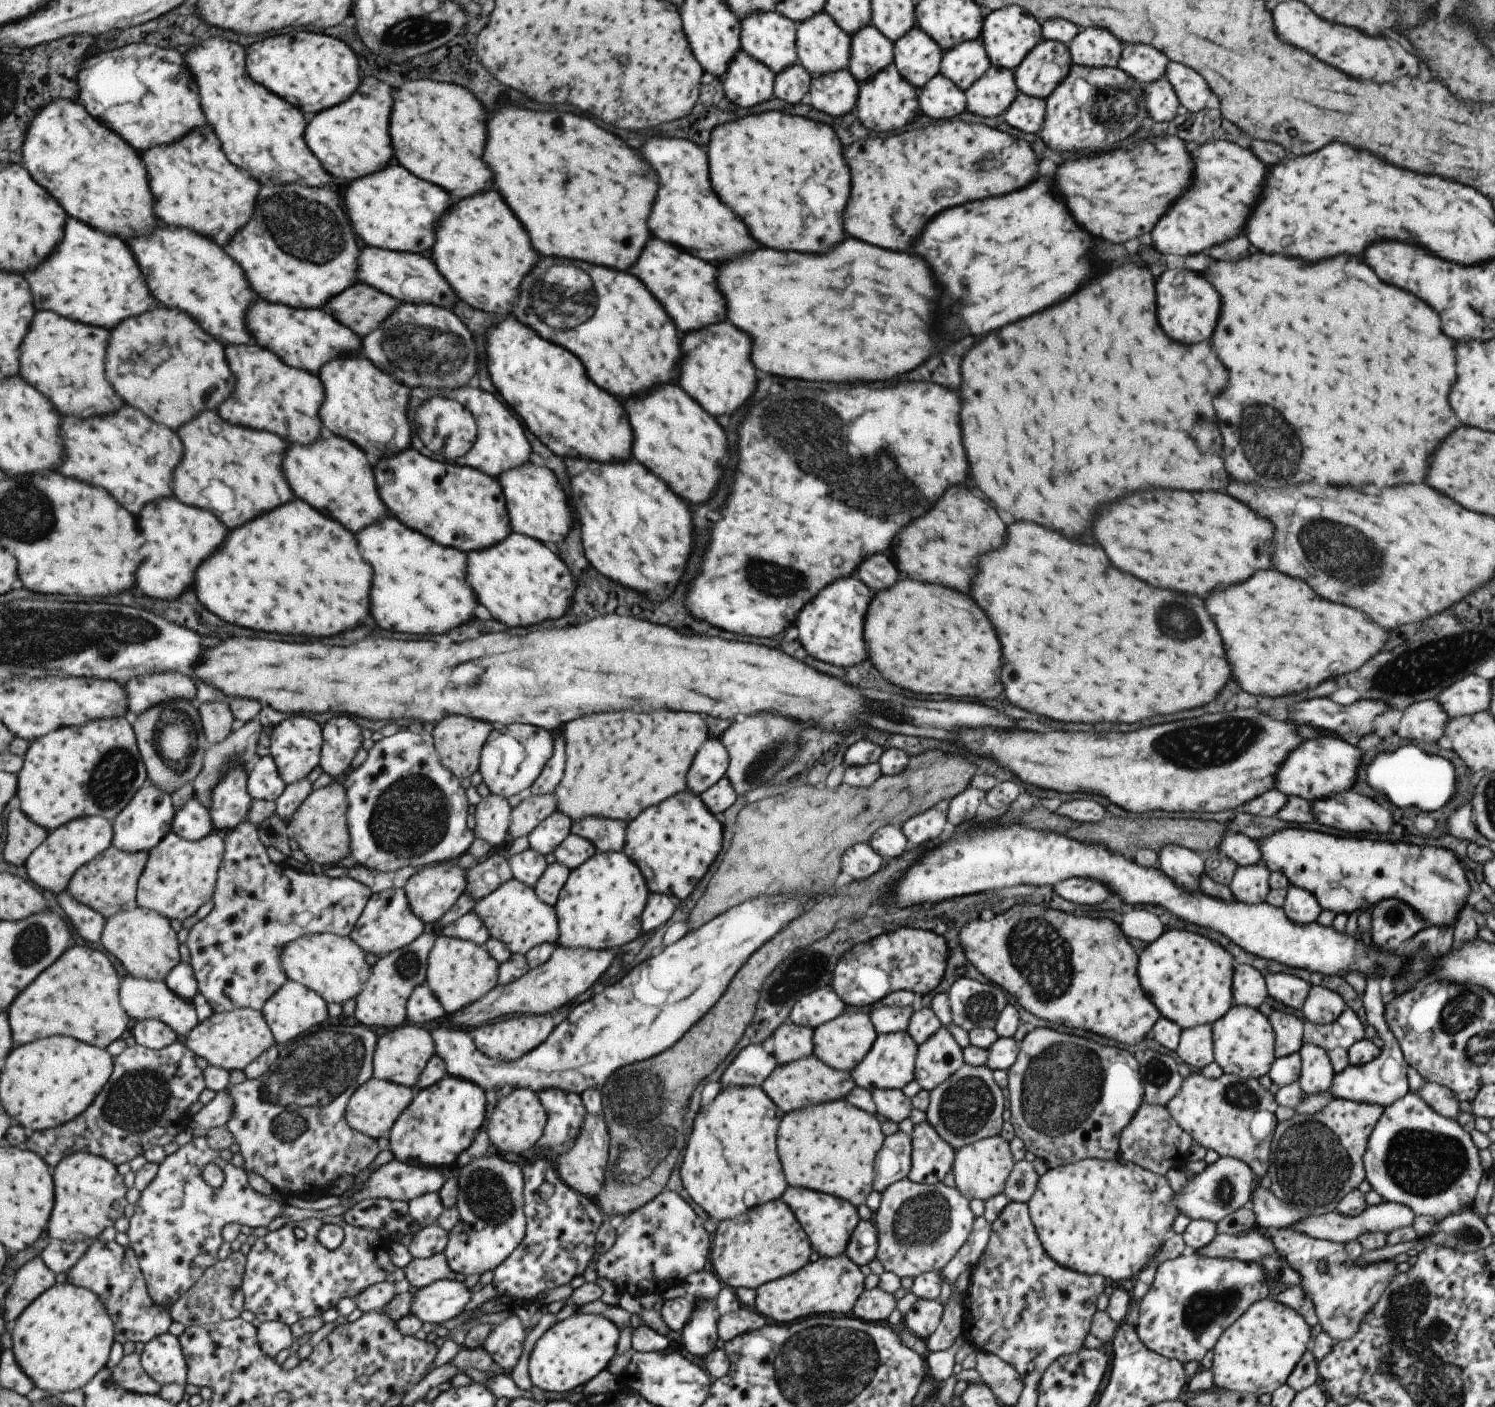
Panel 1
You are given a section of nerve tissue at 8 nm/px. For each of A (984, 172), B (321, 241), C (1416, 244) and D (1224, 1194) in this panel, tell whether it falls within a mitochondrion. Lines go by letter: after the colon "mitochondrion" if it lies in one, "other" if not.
A: mitochondrion
B: mitochondrion
C: other
D: mitochondrion

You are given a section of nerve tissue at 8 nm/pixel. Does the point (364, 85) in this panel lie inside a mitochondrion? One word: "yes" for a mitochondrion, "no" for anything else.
no

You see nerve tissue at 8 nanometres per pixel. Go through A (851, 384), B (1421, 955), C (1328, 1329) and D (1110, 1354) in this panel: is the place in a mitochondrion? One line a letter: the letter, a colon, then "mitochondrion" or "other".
A: other
B: mitochondrion
C: other
D: other

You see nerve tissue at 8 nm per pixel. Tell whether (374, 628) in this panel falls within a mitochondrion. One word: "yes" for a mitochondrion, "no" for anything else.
no

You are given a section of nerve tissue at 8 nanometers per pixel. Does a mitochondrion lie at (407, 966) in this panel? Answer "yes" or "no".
yes

